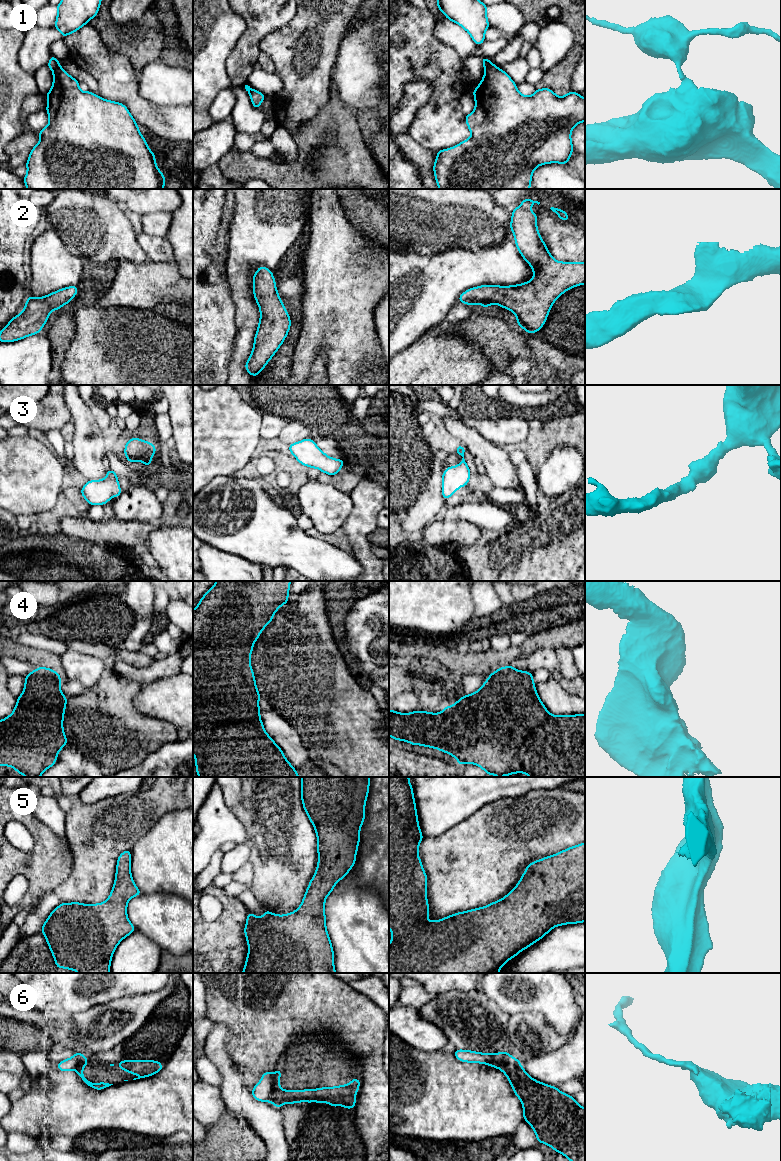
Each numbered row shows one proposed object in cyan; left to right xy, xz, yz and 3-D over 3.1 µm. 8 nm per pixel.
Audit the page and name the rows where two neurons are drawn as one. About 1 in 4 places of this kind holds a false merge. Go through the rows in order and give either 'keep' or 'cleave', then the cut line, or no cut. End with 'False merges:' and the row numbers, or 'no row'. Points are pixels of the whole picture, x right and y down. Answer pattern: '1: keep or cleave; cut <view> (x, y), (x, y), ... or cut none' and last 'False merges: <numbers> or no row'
1: cleave; cut yz (491, 63), (485, 70)
2: keep; cut none
3: keep; cut none
4: keep; cut none
5: keep; cut none
6: cleave; cut xz (274, 1075), (274, 1090), (269, 1101)
False merges: 1, 6

